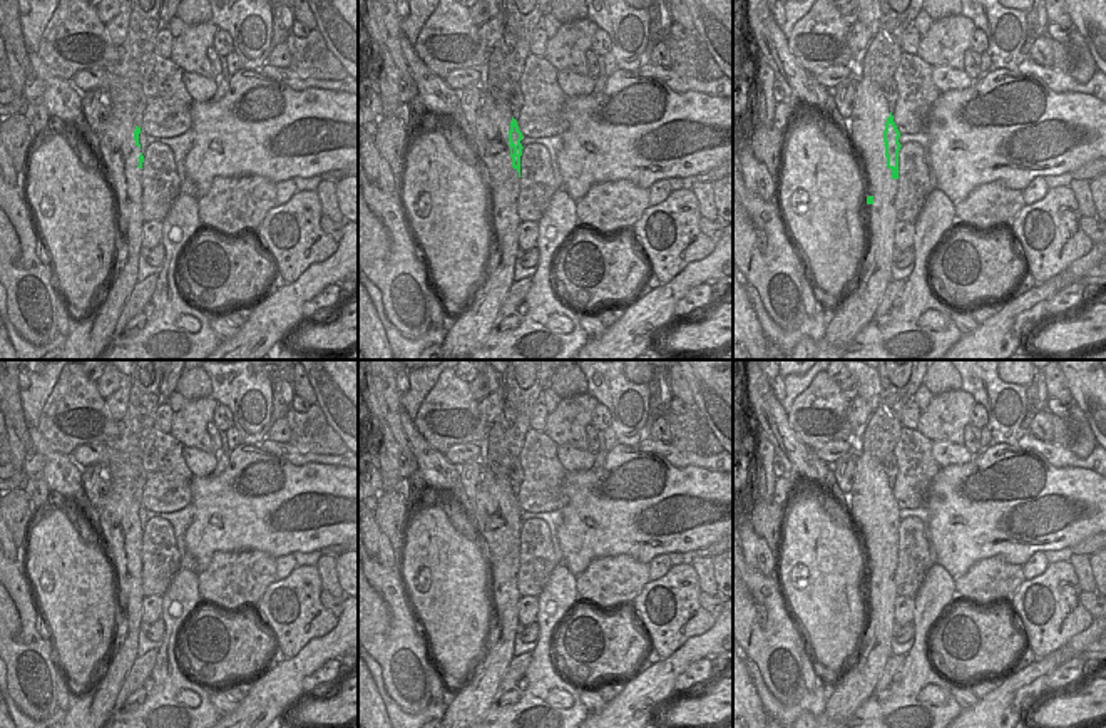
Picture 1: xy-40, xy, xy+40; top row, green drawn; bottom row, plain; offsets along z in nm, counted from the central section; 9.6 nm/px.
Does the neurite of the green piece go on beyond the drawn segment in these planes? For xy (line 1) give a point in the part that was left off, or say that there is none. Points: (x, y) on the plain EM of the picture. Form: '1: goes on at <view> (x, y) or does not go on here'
1: does not go on here

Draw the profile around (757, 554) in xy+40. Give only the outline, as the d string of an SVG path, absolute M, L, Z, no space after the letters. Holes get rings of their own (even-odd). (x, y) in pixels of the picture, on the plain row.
M748 522L735 531L745 562L763 576L778 577L778 554L773 554L765 539L755 534Z

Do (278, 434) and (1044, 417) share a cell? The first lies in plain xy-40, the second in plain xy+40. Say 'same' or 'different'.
same

